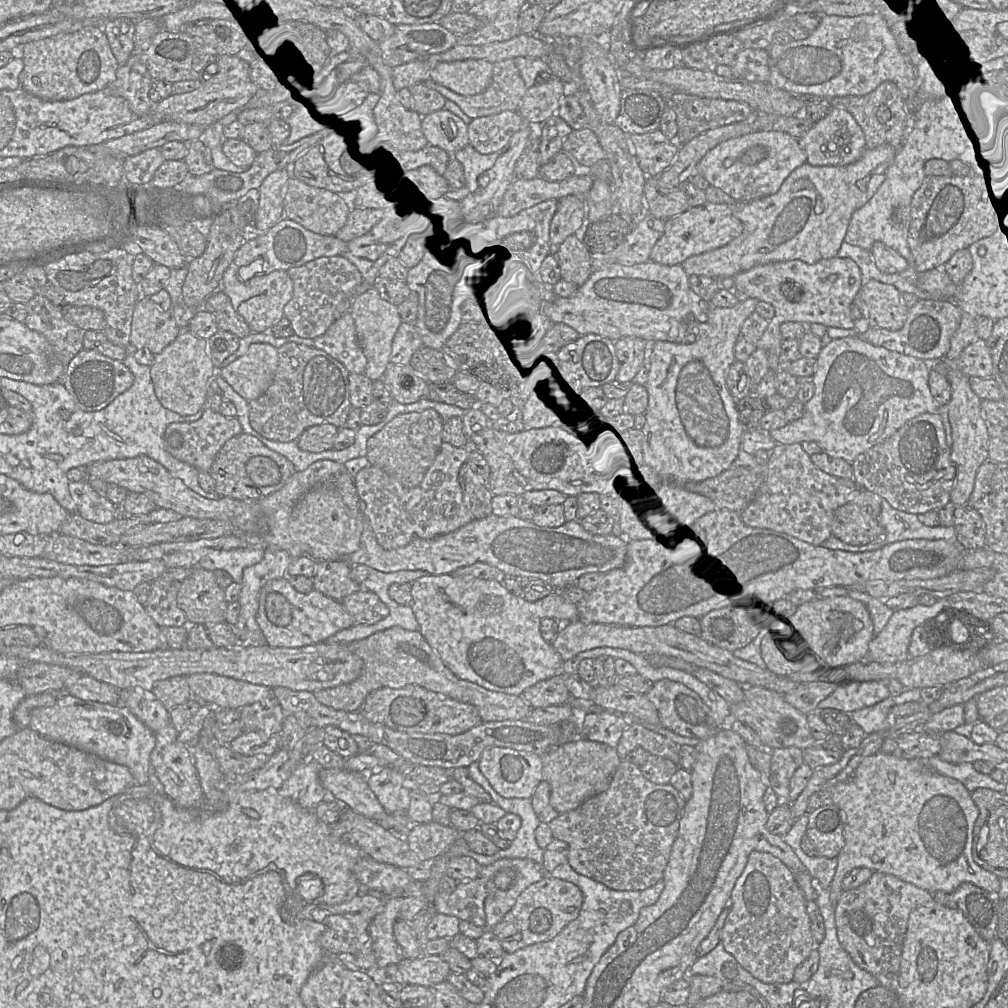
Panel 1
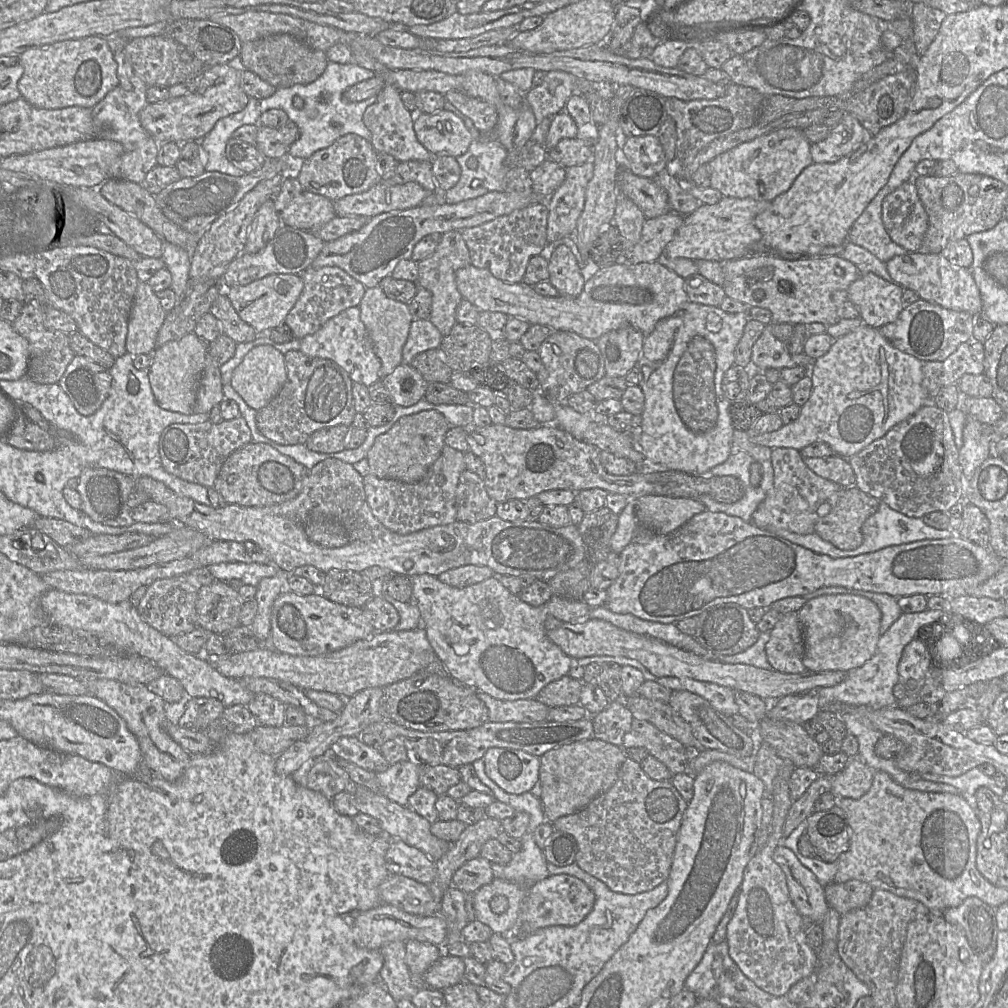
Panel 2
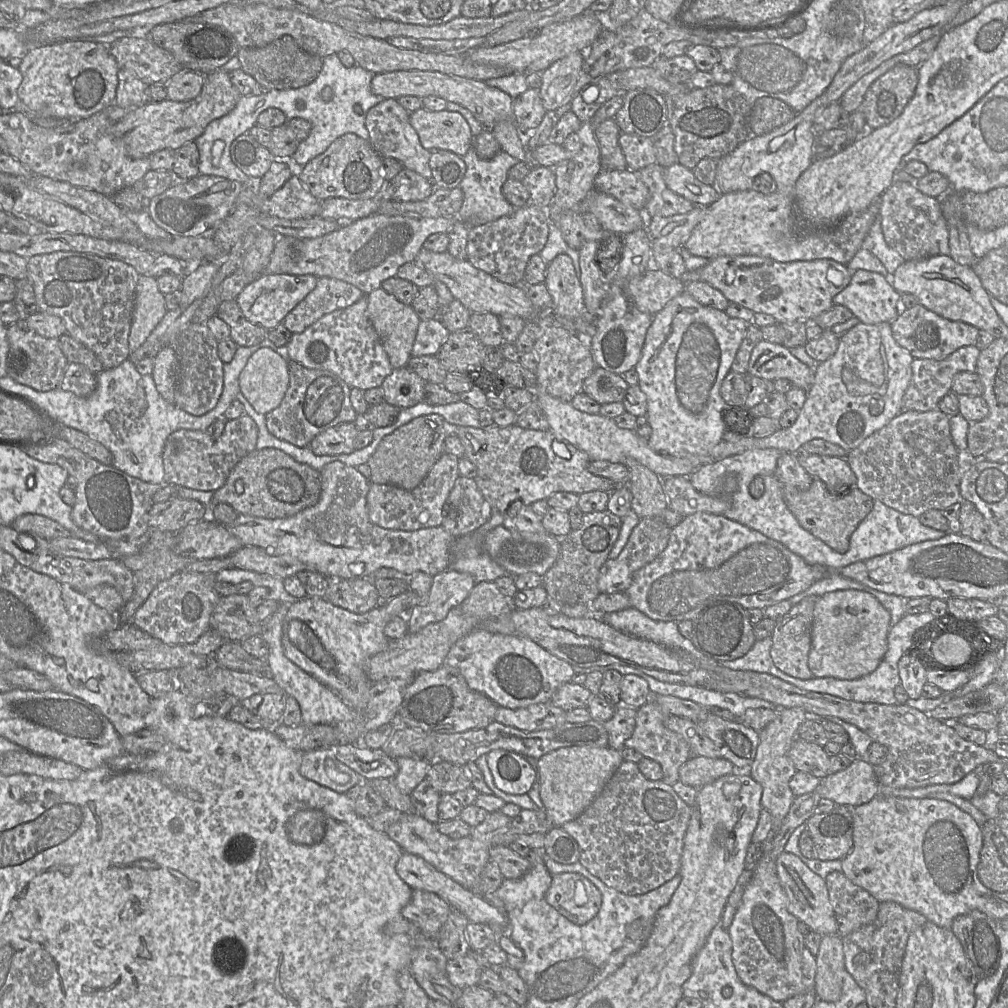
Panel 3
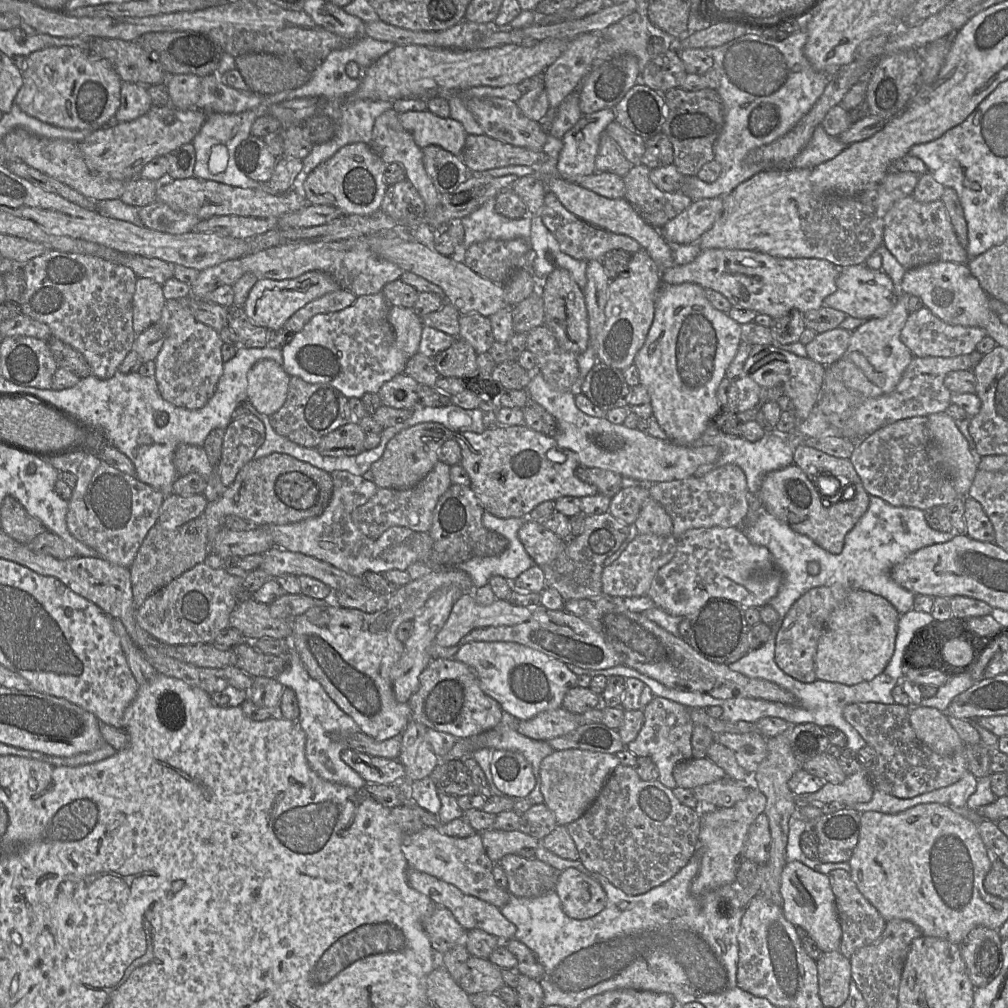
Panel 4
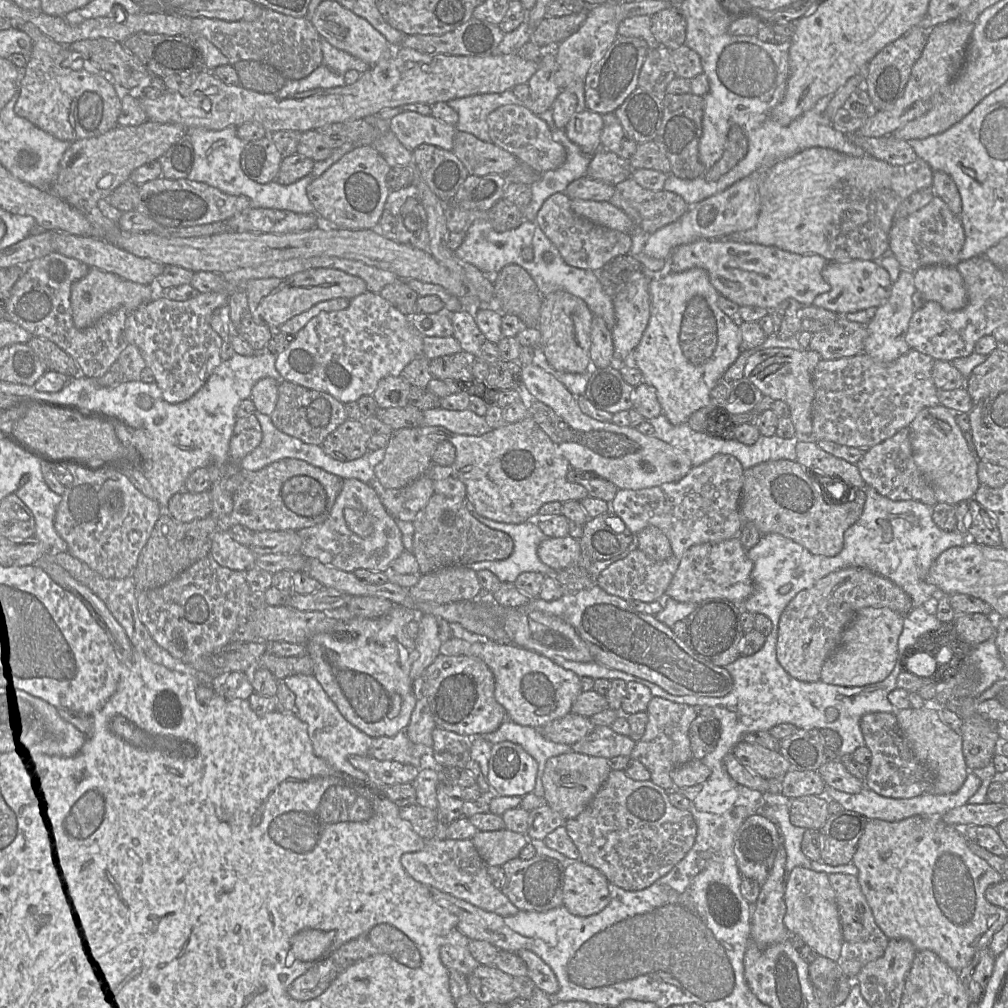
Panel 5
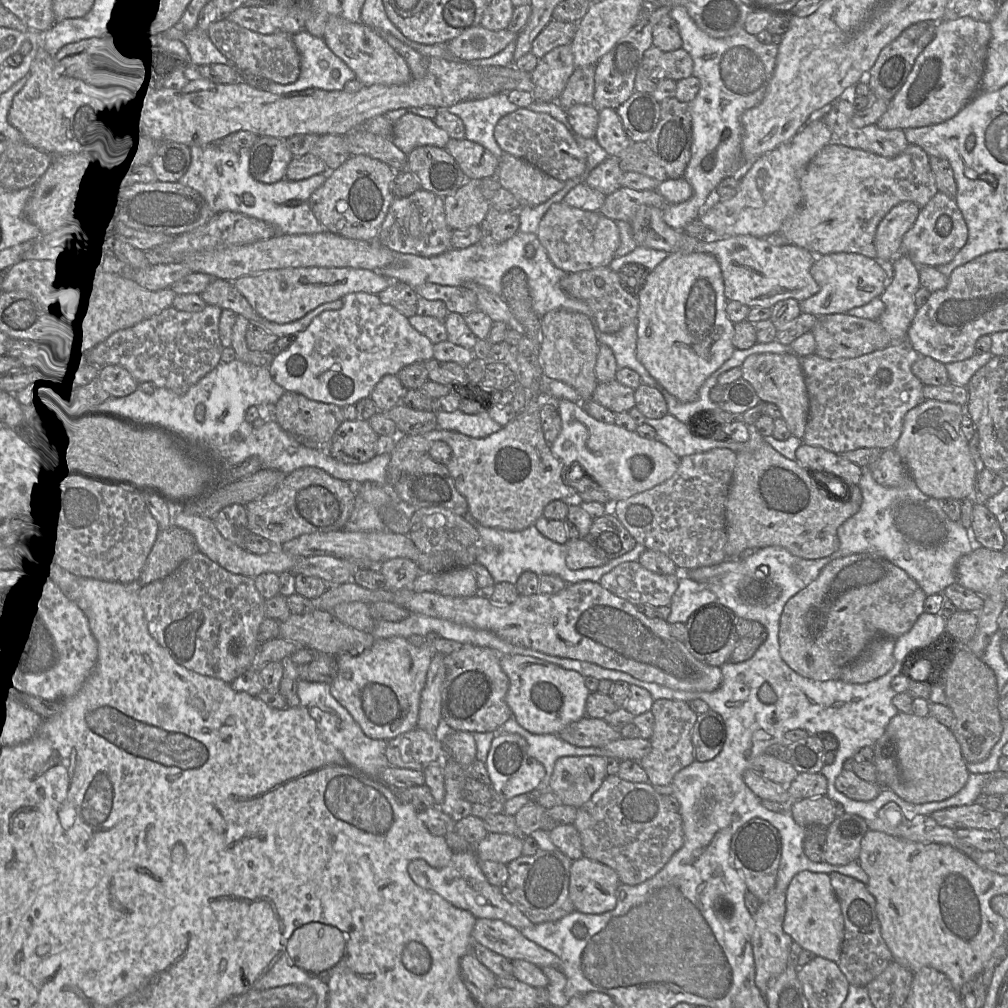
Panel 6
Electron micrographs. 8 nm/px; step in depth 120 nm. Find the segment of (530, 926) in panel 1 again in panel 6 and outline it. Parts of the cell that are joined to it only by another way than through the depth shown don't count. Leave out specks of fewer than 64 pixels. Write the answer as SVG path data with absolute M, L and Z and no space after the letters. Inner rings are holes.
M582 857L570 868L569 897L576 911L602 914L615 908L620 883L615 870Z

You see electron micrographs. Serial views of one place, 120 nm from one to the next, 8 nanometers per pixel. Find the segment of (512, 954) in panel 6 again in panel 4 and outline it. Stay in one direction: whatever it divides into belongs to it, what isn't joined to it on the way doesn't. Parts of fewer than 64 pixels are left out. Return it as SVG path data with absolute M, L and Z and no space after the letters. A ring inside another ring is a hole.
M408 868L407 881L416 891L428 896L436 906L443 906L449 909L456 920L467 931L472 929L481 929L491 935L496 936L502 943L513 939L516 933L516 926L506 919L500 911L500 908L475 896L463 893L456 886L440 880L430 874Z

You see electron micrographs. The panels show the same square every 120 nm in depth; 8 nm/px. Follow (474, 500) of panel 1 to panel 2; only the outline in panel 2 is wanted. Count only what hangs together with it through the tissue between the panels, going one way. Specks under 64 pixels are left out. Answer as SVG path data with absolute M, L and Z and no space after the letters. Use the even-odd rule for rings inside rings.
M465 469L456 489L457 521L475 523L496 515L497 504L487 493L484 480Z

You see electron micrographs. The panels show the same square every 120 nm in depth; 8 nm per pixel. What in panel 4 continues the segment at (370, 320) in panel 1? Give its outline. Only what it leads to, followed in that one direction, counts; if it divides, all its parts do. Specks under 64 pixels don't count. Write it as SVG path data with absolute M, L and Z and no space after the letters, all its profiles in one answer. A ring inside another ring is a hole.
M390 306L388 321L393 328L396 345L406 359L418 353L423 324L413 309Z

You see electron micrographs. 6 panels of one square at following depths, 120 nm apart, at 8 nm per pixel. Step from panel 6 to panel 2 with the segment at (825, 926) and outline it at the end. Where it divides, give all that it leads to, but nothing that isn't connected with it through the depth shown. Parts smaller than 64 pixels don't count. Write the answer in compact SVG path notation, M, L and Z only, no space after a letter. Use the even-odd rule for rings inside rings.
M780 844L773 852L773 860L780 866L787 880L791 900L803 917L811 918L815 923L822 923L829 905L825 897L825 887L817 880L815 874L803 866L792 850Z

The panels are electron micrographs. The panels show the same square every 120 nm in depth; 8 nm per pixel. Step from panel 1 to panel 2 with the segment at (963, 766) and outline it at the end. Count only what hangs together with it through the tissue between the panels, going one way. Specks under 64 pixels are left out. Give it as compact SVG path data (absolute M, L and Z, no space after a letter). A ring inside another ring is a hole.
M977 767L972 768L971 770L957 777L950 777L930 773L919 775L924 780L941 782L952 785L961 792L960 794L965 799L967 797L974 796L975 792L980 787L987 787L997 796L1001 798L1007 798L1007 789L1003 789L997 786L993 780L993 777L985 775Z

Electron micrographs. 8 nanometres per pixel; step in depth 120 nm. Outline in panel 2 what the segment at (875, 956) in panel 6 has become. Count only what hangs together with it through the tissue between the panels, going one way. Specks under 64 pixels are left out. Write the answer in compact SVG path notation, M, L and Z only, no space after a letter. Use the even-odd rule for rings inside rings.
M860 880L844 883L831 882L825 887L825 897L829 908L836 910L840 916L864 908L871 900L874 889Z

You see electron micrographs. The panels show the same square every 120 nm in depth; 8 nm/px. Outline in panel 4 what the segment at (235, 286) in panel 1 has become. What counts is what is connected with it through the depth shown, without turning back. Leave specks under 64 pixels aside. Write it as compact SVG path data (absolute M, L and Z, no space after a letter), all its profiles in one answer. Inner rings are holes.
M309 271L293 279L261 279L251 288L243 309L255 325L265 327L269 331L278 330L307 303L338 289L340 287L332 277L319 271Z

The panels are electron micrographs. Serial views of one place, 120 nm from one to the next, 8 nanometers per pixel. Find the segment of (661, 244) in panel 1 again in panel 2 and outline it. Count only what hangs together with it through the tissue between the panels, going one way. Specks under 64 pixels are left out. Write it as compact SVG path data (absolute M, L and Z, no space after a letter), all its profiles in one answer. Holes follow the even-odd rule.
M723 197L716 204L701 204L684 217L683 224L665 247L664 255L670 259L688 258L694 261L717 262L752 255L752 246L761 239L761 232L755 226L754 219L770 205L770 201L733 197Z

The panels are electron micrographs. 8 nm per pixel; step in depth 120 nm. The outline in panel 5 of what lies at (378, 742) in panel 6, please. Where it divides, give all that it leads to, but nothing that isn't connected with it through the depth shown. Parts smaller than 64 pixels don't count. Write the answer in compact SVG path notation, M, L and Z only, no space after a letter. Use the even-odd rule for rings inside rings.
M294 675L282 681L296 696L295 712L299 719L308 725L315 755L346 776L358 782L371 783L367 774L350 764L349 758L353 755L369 756L372 738L345 719L314 675Z

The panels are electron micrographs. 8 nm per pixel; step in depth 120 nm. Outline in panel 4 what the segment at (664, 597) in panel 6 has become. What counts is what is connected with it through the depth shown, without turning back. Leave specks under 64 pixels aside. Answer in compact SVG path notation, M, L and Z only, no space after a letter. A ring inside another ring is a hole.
M637 534L612 564L603 567L601 574L602 595L608 597L647 596L651 582L658 570L673 558L676 542L677 539L672 534L668 536Z

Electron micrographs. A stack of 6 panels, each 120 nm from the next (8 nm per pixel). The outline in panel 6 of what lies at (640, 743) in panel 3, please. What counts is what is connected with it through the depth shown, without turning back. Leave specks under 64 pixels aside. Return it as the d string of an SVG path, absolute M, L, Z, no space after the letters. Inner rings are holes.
M654 700L651 712L654 715L654 729L651 738L650 752L639 762L648 775L649 783L653 786L669 785L675 775L693 763L695 759L692 743L692 732L697 720L697 714L687 702L680 700Z

